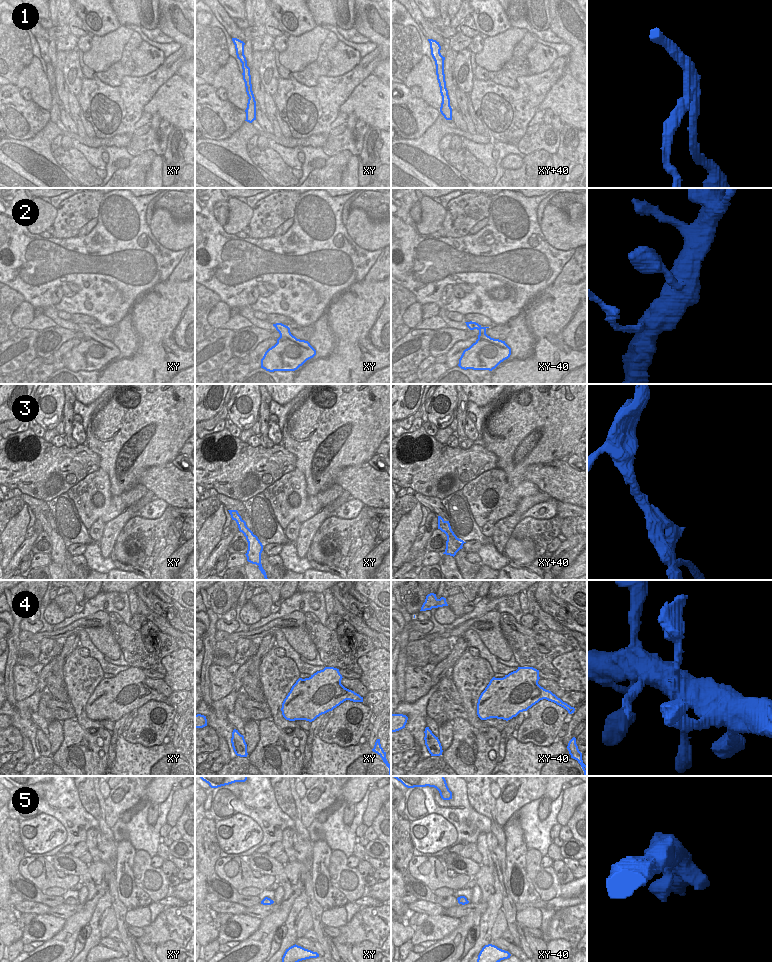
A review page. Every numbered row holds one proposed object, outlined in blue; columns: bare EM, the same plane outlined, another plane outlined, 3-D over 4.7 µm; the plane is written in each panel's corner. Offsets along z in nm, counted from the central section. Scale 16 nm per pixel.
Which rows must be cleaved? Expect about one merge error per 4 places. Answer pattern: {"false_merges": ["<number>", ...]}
{"false_merges": ["1", "3"]}

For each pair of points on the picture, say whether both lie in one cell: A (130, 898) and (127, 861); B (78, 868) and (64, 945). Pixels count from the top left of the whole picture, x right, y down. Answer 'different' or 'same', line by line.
A: same
B: different

